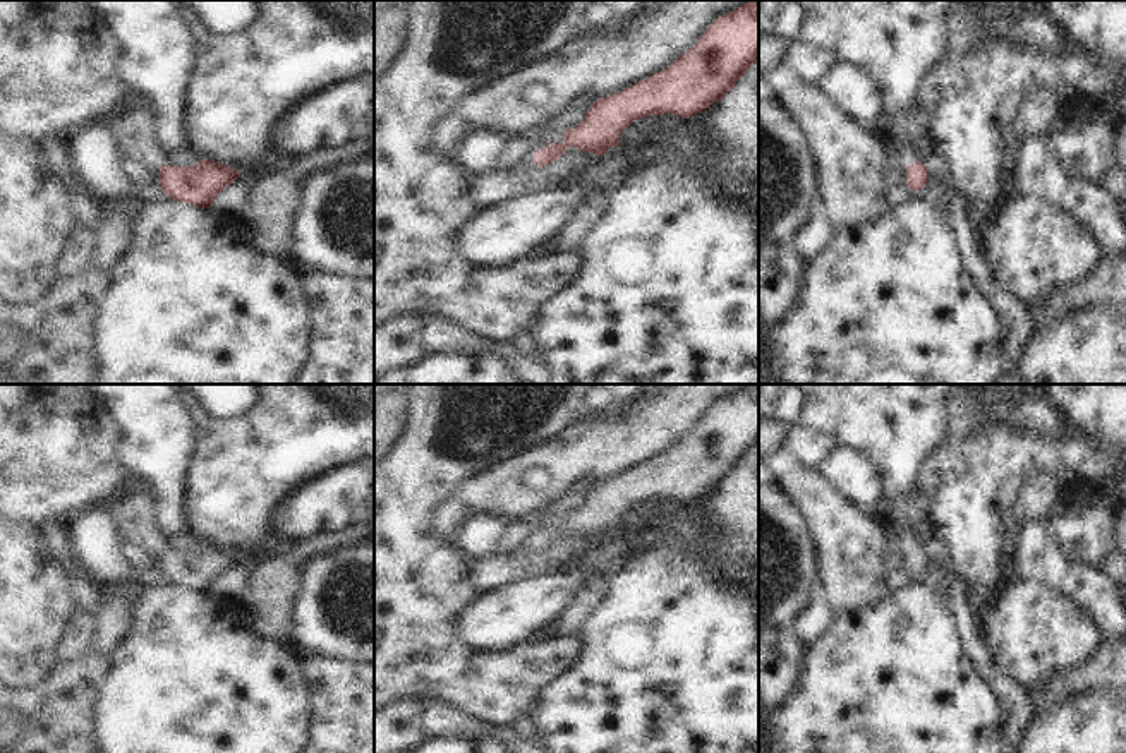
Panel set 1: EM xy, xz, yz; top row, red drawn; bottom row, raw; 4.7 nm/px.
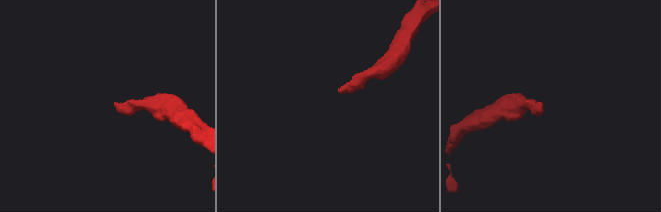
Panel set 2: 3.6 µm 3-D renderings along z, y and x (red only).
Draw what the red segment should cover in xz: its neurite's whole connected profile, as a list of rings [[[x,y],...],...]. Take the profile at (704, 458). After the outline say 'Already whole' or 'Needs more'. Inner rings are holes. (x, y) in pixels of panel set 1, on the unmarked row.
[[[759,384],[740,389],[736,395],[716,403],[705,419],[669,451],[625,472],[618,479],[599,482],[573,513],[565,515],[563,527],[532,525],[517,552],[530,557],[541,554],[566,539],[568,532],[577,532],[596,540],[609,532],[621,530],[621,516],[637,503],[671,497],[690,503],[721,485],[736,465],[759,444]]]. Needs more.

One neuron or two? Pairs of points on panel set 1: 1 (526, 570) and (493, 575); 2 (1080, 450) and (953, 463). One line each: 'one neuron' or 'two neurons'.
1: one neuron
2: one neuron

